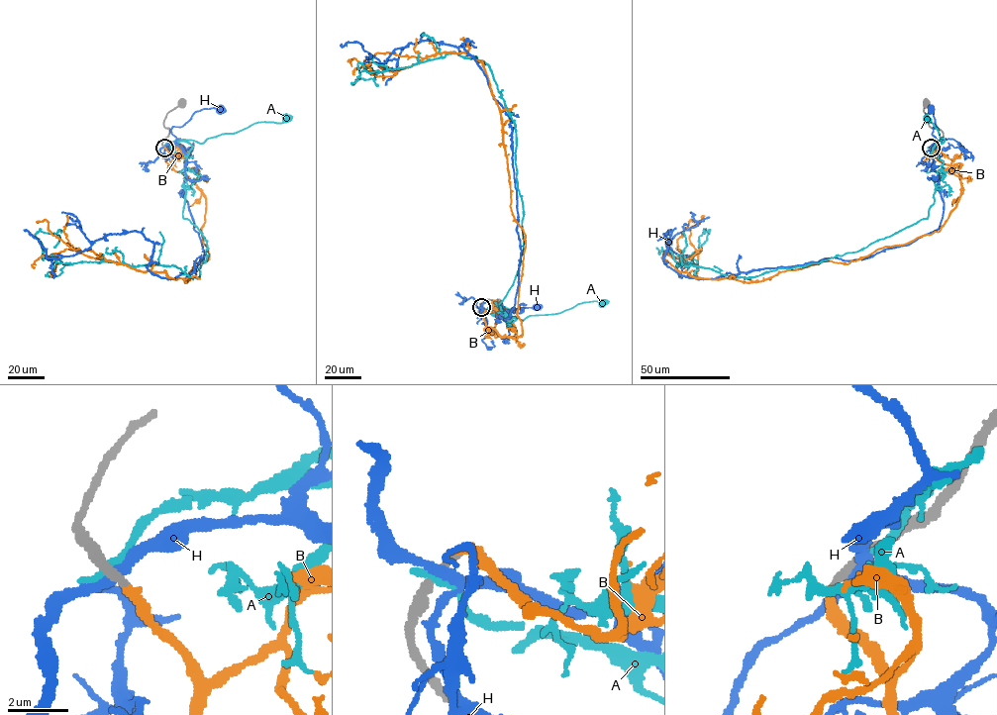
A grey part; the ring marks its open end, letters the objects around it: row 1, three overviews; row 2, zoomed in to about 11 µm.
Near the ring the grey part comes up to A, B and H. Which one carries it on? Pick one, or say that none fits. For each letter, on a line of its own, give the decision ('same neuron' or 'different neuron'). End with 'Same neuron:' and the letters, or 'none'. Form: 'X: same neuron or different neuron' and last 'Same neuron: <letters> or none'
A: different neuron
B: same neuron
H: different neuron
Same neuron: B

